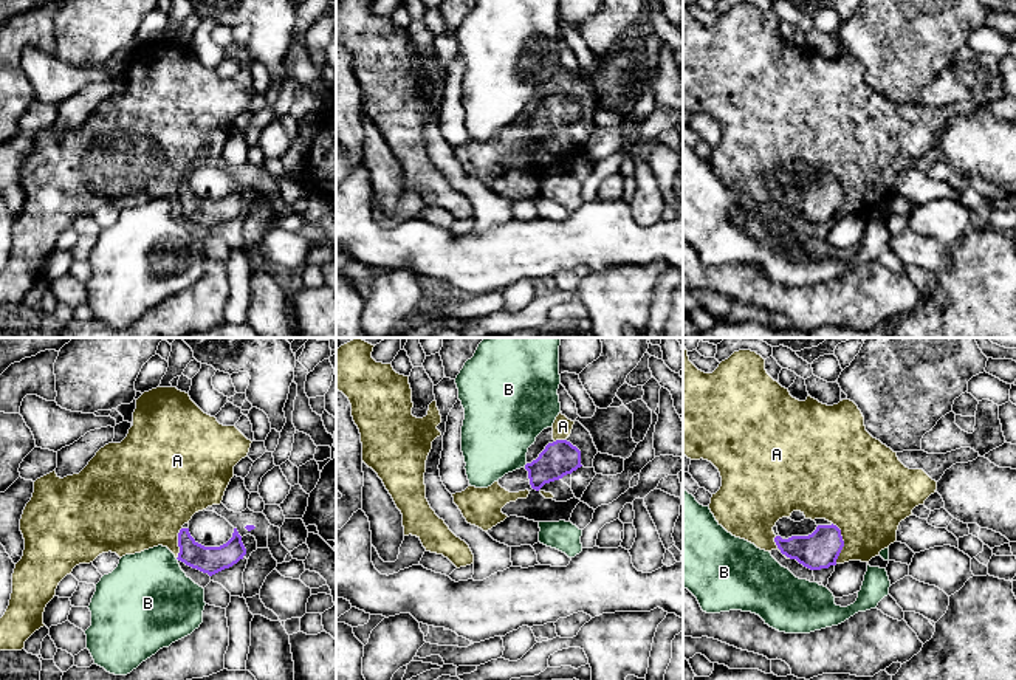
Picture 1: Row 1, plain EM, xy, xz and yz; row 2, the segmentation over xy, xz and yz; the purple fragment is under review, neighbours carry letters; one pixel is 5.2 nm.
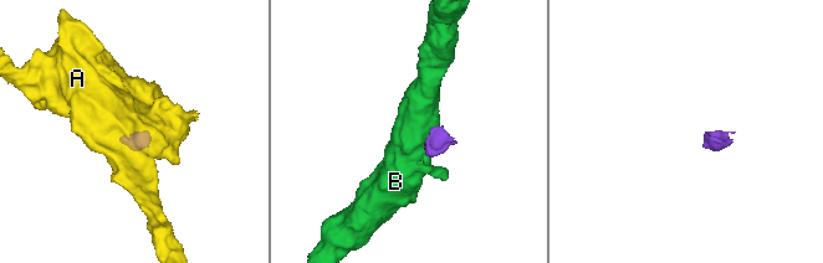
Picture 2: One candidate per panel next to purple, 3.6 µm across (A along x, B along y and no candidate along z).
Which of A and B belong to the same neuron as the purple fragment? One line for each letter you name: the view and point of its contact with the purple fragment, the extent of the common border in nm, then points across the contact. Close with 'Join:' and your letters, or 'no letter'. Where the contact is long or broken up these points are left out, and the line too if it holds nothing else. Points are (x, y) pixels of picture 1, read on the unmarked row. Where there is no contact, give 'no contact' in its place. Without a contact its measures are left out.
Join: no letter

